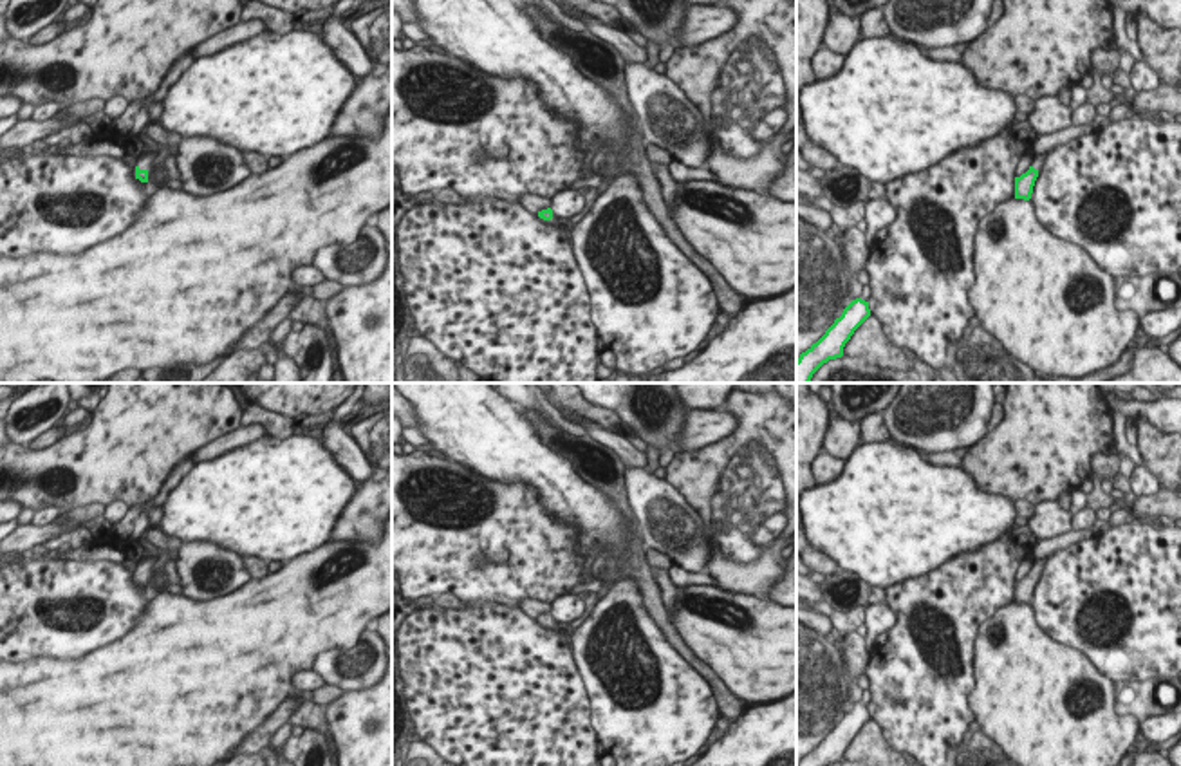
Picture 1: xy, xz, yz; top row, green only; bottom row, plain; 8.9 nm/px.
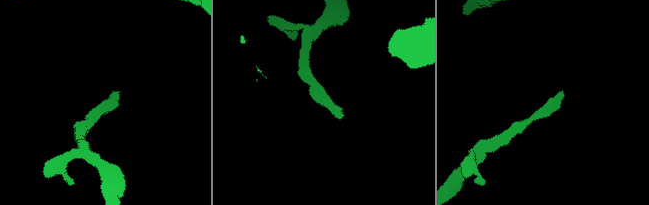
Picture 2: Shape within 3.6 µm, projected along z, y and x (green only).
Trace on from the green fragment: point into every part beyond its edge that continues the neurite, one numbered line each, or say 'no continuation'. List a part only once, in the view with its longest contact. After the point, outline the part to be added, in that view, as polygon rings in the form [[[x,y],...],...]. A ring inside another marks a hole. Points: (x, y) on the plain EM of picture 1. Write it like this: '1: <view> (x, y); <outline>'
1: xy (145, 566); [[[143,558],[141,562],[137,562],[137,571],[139,574],[153,576],[155,574],[153,565],[155,558]]]

